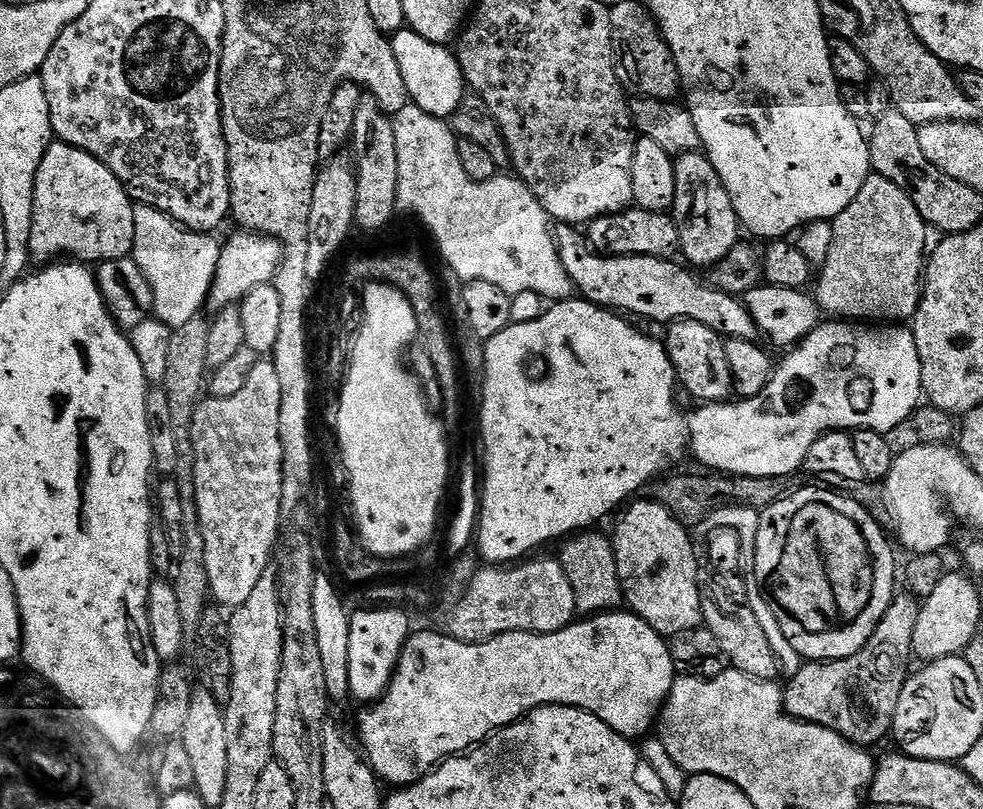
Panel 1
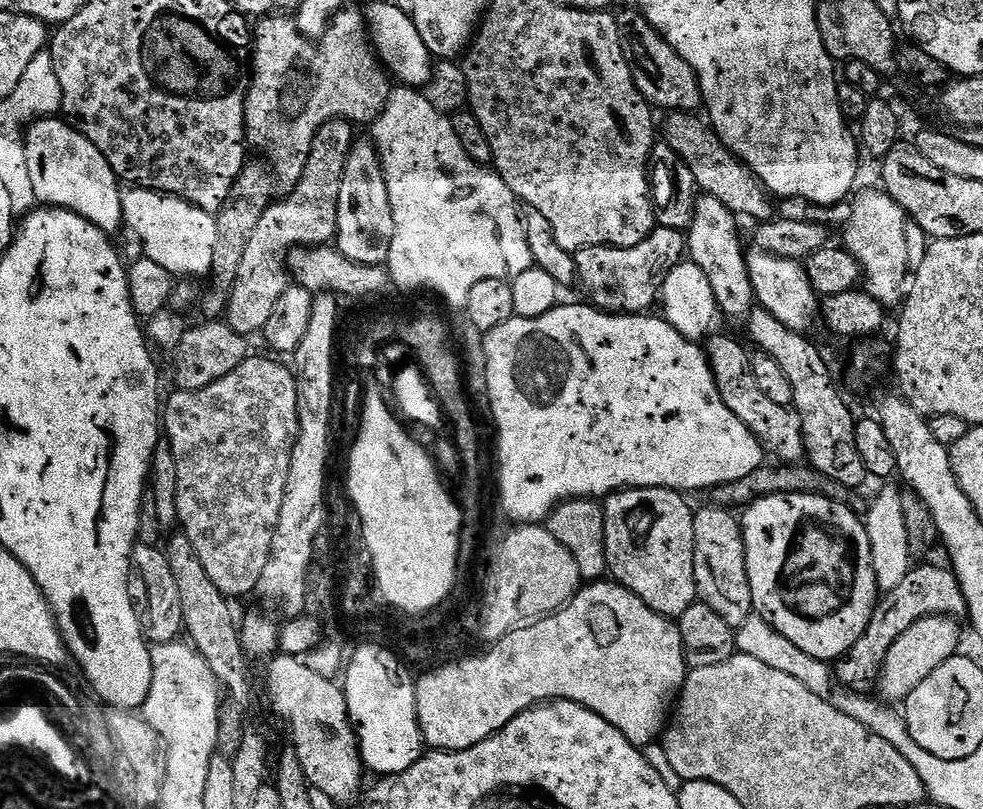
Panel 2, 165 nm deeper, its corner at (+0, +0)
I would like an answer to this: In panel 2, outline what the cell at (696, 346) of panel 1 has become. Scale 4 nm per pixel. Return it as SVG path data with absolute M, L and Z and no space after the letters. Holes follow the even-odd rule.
M712 334L707 337L706 351L708 353L708 365L712 367L714 382L718 386L718 394L722 398L722 402L726 402L726 410L730 410L730 414L734 414L734 418L741 420L754 433L760 445L764 447L765 453L772 455L773 452L776 455L773 457L779 463L801 463L805 459L802 422L798 418L798 414L791 407L783 408L782 406L778 406L774 402L770 402L770 398L766 398L766 394L762 394L762 390L758 387L758 381L754 378L752 357L749 349L744 349L732 336L716 336L716 334Z

